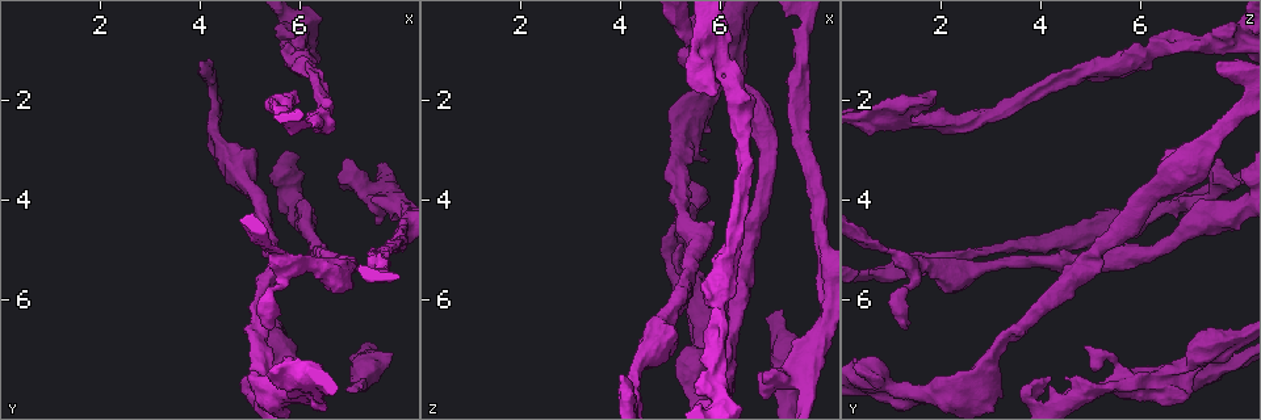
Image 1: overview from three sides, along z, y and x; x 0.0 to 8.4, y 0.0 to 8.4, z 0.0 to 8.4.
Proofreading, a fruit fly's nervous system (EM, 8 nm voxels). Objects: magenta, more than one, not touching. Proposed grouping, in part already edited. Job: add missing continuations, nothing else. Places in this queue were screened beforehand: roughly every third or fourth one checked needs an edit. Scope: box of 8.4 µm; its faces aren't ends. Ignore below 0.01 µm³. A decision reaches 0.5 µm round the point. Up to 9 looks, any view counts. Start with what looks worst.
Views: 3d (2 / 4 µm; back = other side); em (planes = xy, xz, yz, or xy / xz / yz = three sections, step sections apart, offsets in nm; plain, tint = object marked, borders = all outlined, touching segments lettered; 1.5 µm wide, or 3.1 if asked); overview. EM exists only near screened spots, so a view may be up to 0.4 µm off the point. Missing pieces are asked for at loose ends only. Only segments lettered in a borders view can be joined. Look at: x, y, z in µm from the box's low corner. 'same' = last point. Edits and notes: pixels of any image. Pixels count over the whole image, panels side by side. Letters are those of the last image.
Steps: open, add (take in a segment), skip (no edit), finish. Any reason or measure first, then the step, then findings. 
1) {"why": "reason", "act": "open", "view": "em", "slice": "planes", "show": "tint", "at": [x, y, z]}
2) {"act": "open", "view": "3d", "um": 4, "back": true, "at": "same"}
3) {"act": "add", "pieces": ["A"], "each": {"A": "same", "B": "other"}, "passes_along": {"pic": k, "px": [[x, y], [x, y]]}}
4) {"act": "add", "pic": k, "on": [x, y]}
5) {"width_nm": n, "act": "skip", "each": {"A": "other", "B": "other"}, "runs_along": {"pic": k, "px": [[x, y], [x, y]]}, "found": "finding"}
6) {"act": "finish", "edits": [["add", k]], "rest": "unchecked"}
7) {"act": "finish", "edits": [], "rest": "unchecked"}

{"why": "an open end", "act": "open", "view": "3d", "um": 2, "at": [5.20, 6.95, 4.85]}

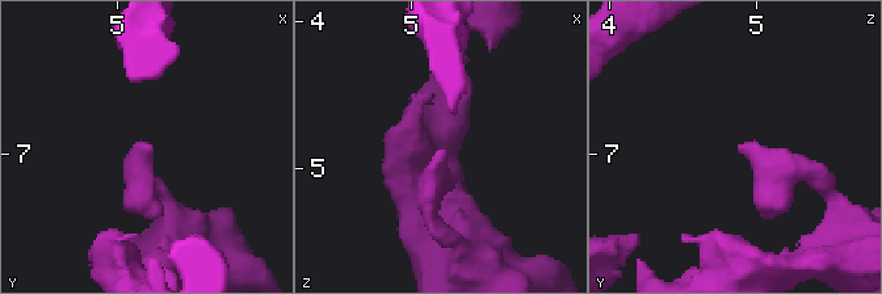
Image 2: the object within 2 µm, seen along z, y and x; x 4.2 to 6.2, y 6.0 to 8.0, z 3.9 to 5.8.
{"act": "open", "view": "em", "slice": "planes", "show": "plain", "at": [5.22, 6.92, 4.88]}

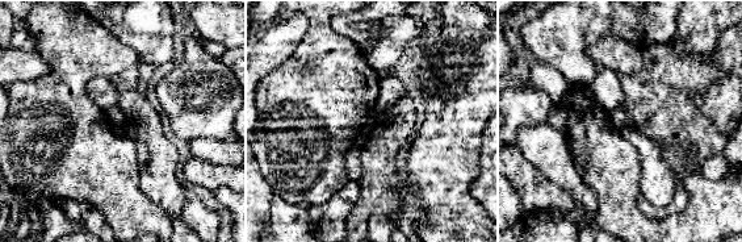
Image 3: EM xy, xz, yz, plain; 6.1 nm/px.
{"why": "what lies round it", "act": "open", "view": "em", "slice": "planes", "show": "borders", "at": "same"}

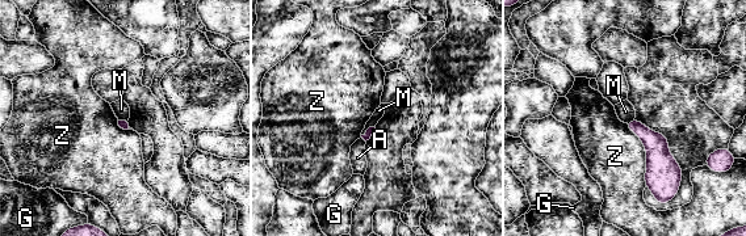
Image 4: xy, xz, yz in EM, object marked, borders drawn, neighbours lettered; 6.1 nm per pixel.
{"act": "skip", "each": {"A": "other", "G": "other", "M": "other", "Z": "other"}, "border": {"pic": 4, "px": [[633, 118], [624, 122]]}, "found": "none of them fits"}

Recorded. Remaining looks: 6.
{"why": "an open end", "act": "open", "view": "em", "slice": "yz", "step": 8, "show": "tint", "at": [6.85, 7.85, 6.35]}

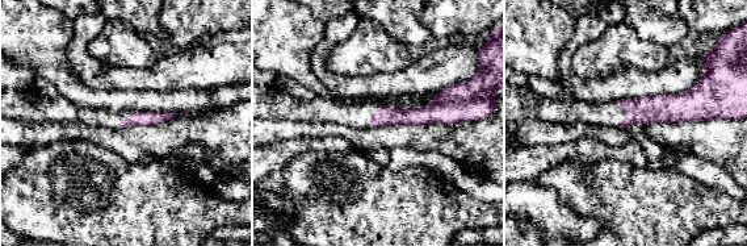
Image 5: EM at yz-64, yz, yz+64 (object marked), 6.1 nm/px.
{"why": "cut it another way", "act": "open", "view": "em", "slice": "planes", "show": "borders", "at": "same"}

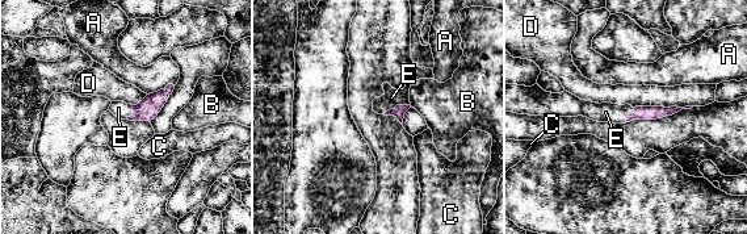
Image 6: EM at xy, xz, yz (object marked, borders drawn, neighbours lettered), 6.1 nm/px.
{"act": "add", "pieces": ["E"], "each": {"A": "other", "B": "other", "C": "other", "D": "other", "E": "same"}, "passes_along": {"pic": 6, "px": [[642, 112], [626, 113], [605, 112]]}, "found": "it goes on there"}

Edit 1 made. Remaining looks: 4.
{"why": "an open end", "act": "open", "view": "em", "slice": "planes", "show": "borders", "at": [5.85, 1.80, 1.85]}

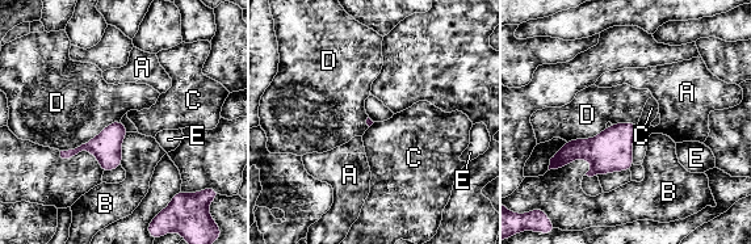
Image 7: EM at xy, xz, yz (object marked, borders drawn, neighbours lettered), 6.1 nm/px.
{"act": "skip", "each": {"A": "other", "B": "other", "C": "other", "D": "other", "E": "other"}, "found": "no lettered segment goes on from it"}

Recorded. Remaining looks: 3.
{"why": "free end", "act": "open", "view": "3d", "um": 2, "at": [6.85, 3.20, 7.50]}

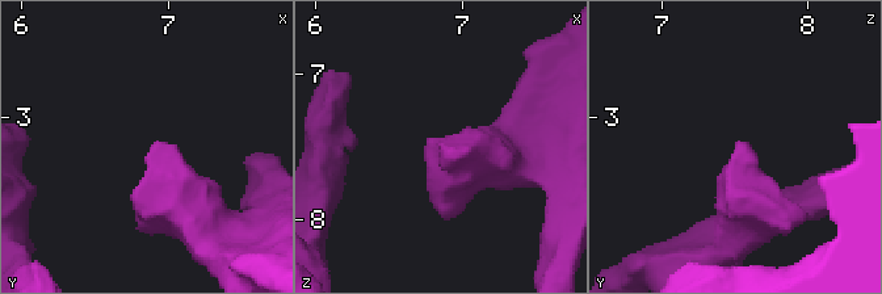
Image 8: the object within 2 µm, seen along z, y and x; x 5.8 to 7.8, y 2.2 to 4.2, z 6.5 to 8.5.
{"why": "shape alone is not enough", "act": "open", "view": "em", "slice": "planes", "show": "borders", "at": [6.88, 3.20, 7.52]}

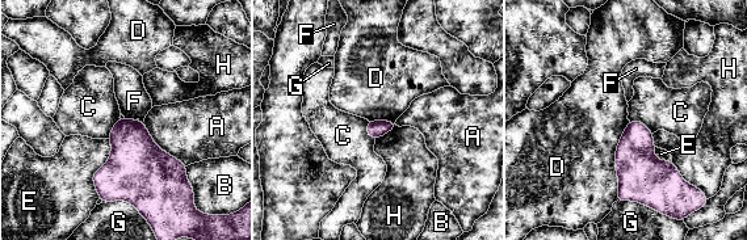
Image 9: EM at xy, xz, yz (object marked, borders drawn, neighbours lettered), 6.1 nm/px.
{"act": "skip", "each": {"A": "other", "B": "other", "C": "other", "D": "other", "E": "other", "F": "other", "G": "other", "H": "other"}, "border": {"pic": 9, "px": [[629, 120], [640, 120], [653, 133]]}, "found": "none of them fits"}

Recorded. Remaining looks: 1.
{"act": "finish", "edits": [["add", 6]], "rest": "unchecked"}

